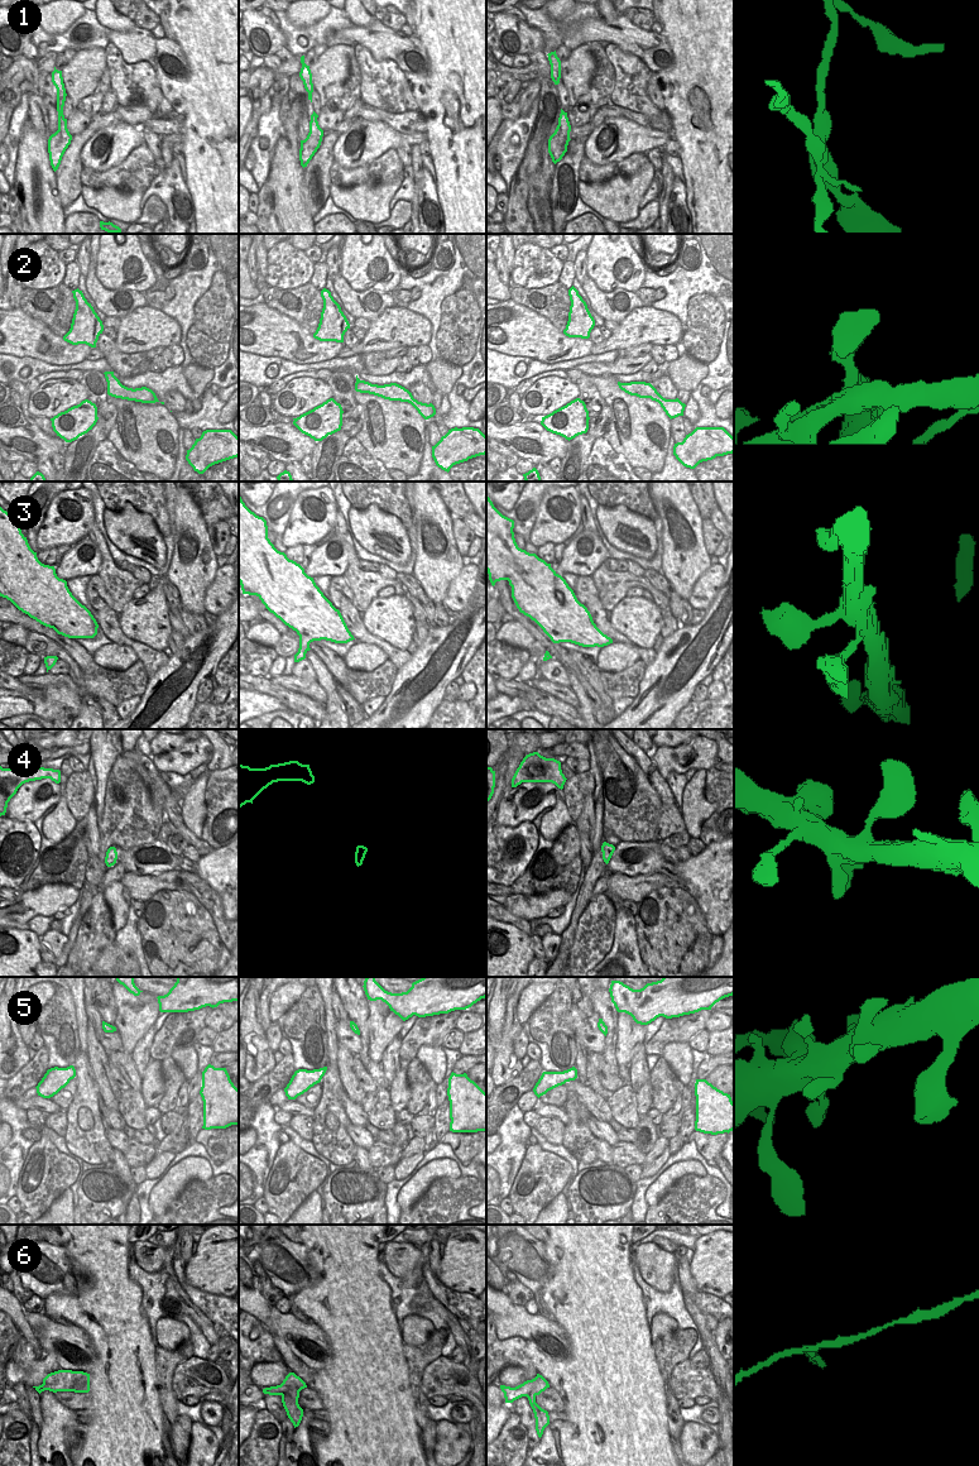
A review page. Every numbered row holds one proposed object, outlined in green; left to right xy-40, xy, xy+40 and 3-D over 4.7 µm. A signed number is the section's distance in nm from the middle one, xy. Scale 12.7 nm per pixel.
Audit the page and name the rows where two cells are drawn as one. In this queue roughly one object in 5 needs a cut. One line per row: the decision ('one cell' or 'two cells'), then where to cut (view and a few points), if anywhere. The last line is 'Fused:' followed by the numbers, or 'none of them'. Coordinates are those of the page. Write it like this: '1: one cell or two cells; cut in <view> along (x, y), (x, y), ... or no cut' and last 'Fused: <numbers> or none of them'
1: two cells; cut in xy along (311, 120), (316, 132), (301, 147)
2: one cell; no cut
3: one cell; no cut
4: one cell; no cut
5: one cell; no cut
6: two cells; cut in xy along (282, 1394), (287, 1393), (297, 1402)
Fused: 1, 6

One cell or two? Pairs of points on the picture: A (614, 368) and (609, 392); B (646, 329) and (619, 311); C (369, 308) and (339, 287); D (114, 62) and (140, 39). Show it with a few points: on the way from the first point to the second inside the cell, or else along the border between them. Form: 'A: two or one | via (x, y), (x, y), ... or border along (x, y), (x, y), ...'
A: two | border along (610, 374), (594, 377)
B: two | border along (643, 305), (633, 308), (619, 324)
C: one | via (361, 305), (356, 303), (346, 293)
D: two | border along (109, 41), (126, 62), (147, 61), (150, 66)

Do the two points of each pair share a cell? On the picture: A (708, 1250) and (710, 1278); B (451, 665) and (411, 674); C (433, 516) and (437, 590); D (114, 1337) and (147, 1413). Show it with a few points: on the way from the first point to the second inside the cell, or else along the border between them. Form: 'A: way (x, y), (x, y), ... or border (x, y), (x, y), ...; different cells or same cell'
A: way (710, 1256), (710, 1272); same cell
B: way (441, 664), (421, 670); same cell
C: way (446, 535), (450, 550), (437, 563), (437, 571); same cell
D: way (125, 1356), (125, 1392), (128, 1394); same cell

